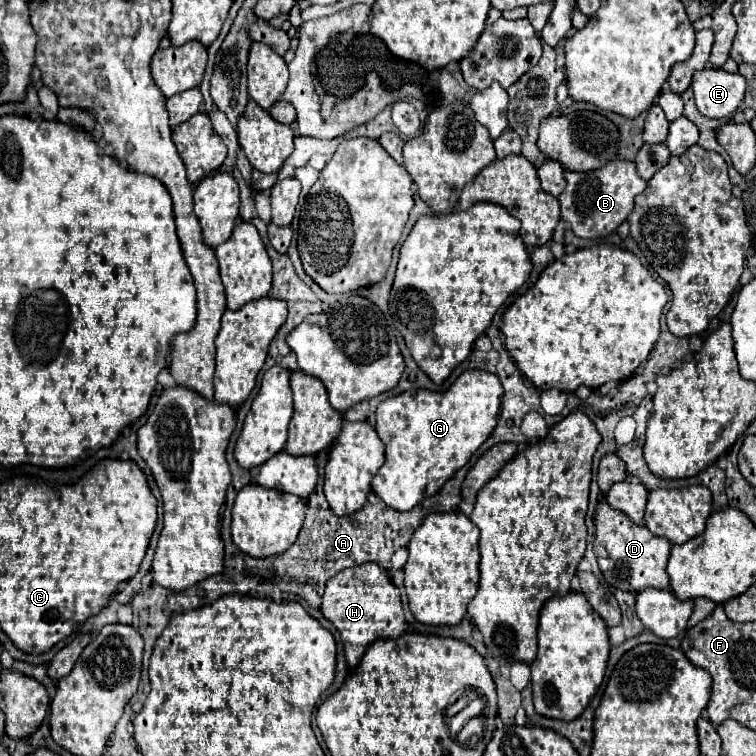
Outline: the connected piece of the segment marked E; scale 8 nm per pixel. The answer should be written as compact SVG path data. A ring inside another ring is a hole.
M705 68L693 74L695 104L707 118L725 118L739 110L745 98L745 78L721 68Z

